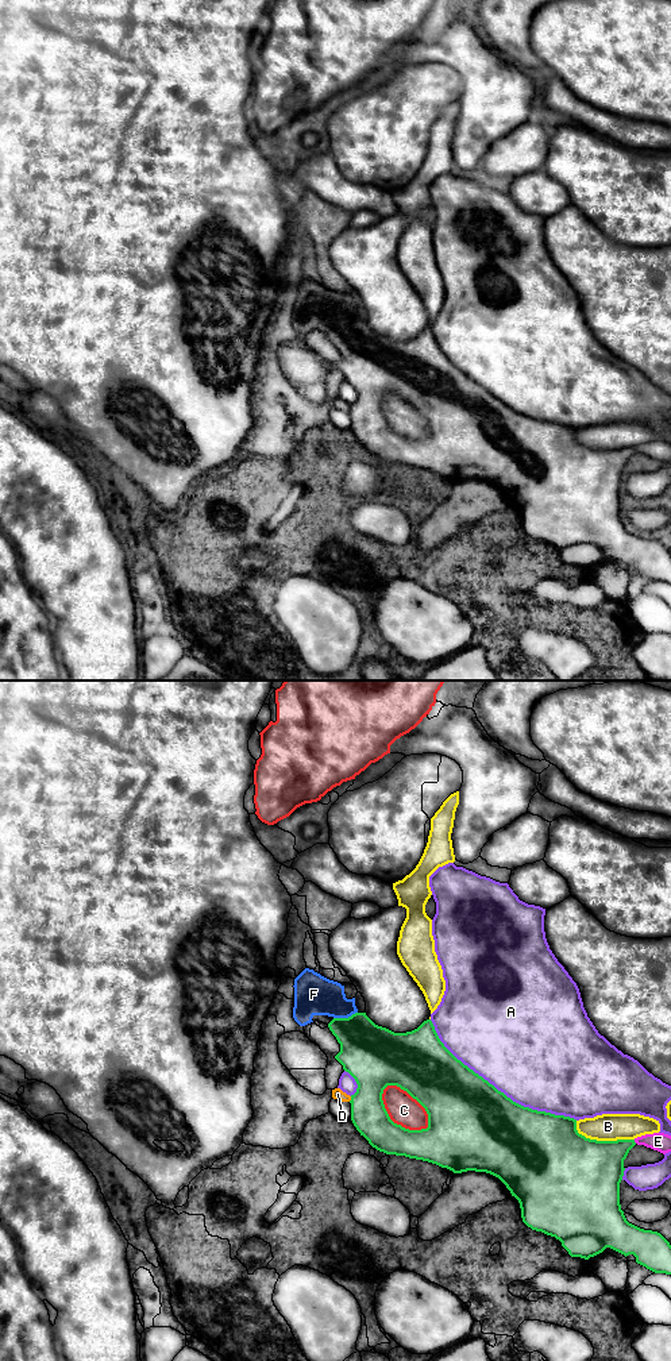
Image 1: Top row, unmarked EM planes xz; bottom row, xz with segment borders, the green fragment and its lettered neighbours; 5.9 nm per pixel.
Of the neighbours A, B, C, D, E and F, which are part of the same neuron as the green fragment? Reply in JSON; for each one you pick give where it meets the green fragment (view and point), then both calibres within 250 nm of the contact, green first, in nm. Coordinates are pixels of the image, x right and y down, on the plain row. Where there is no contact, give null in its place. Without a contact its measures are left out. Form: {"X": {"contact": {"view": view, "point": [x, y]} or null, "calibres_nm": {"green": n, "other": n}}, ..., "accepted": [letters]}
{"F": {"contact": {"view": "xz", "point": [344, 327]}, "calibres_nm": {"green": 340, "other": 240}}, "accepted": ["F"]}

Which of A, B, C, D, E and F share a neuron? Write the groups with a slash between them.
A / B / C / D / E / F

